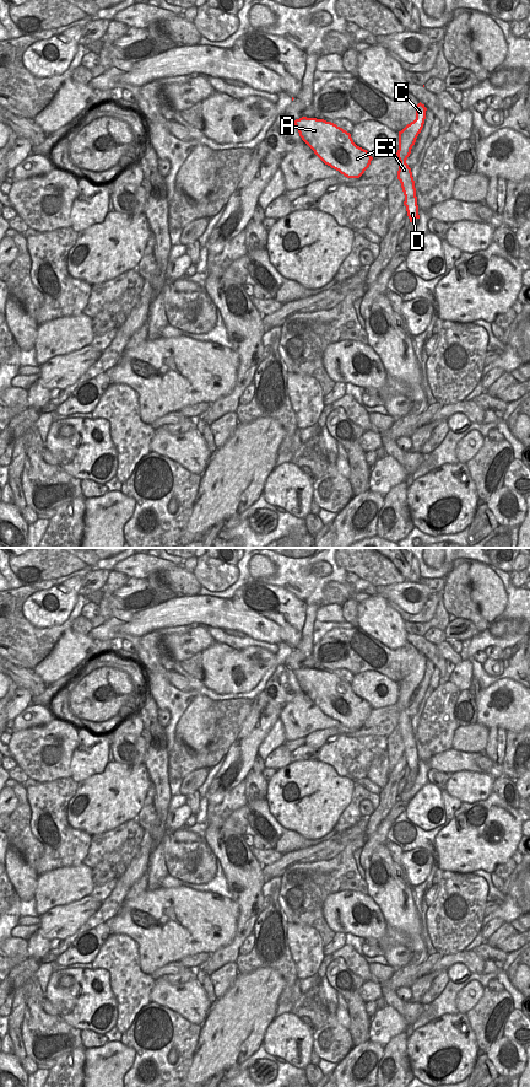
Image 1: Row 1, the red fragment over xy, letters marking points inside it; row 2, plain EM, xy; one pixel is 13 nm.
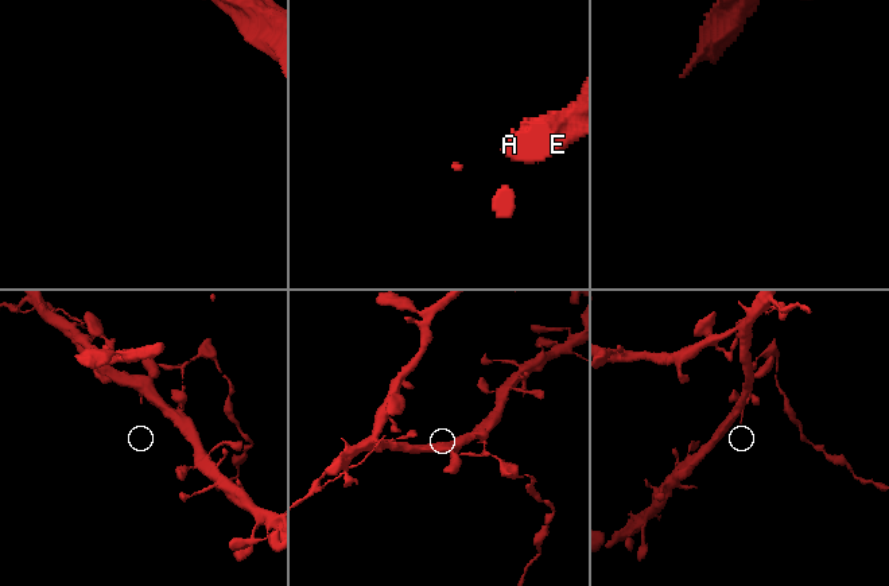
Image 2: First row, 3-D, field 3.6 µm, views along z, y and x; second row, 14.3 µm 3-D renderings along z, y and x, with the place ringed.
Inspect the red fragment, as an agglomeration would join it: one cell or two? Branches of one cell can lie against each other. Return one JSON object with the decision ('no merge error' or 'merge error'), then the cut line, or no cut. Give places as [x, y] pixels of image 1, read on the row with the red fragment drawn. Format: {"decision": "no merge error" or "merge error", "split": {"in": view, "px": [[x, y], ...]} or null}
{"decision": "merge error", "split": {"in": "xy", "px": [[415, 139], [410, 148]]}}

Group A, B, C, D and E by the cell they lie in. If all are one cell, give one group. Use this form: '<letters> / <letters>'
A E / B C D

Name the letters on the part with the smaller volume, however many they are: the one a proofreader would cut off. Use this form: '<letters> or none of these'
B, C, D

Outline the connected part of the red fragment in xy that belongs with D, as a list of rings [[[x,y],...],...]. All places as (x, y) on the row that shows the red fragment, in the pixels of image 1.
[[[421,102],[416,106],[416,119],[407,124],[401,131],[399,131],[399,150],[395,154],[400,161],[398,179],[401,183],[401,188],[405,195],[404,205],[406,206],[410,222],[412,222],[413,219],[420,219],[420,215],[415,181],[411,168],[406,163],[406,160],[411,154],[412,142],[417,139],[423,128],[426,111],[427,108]]]

